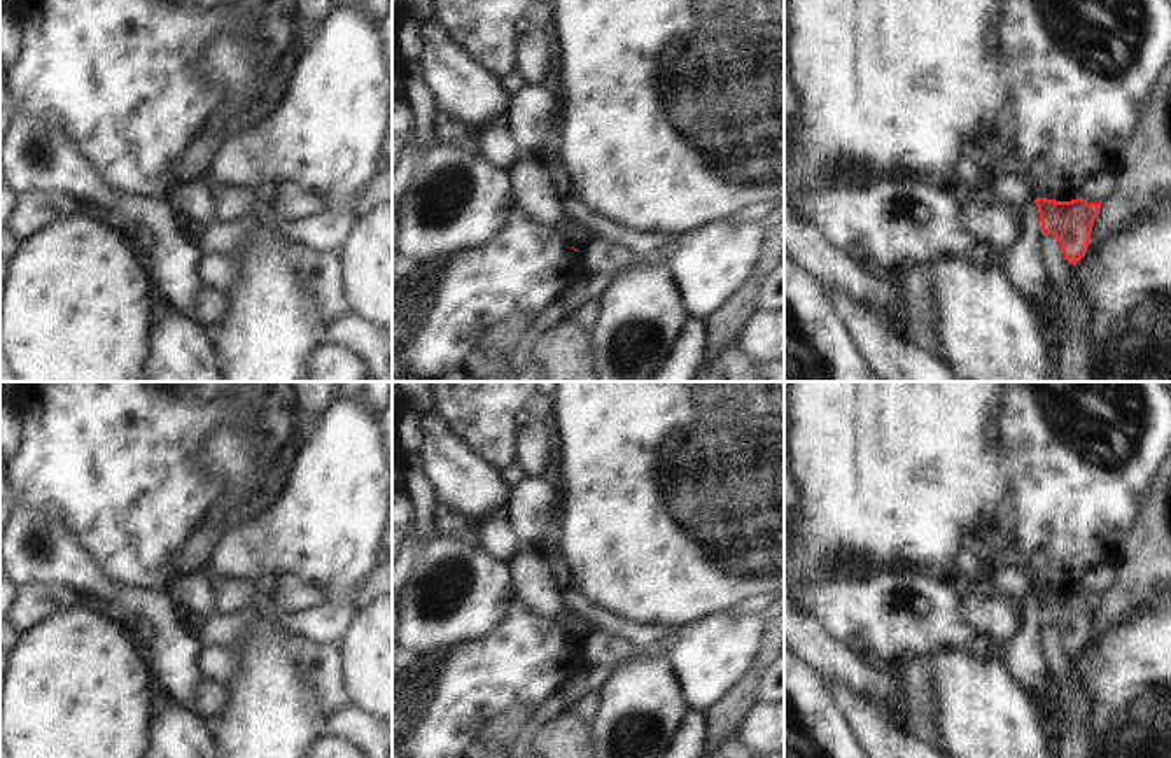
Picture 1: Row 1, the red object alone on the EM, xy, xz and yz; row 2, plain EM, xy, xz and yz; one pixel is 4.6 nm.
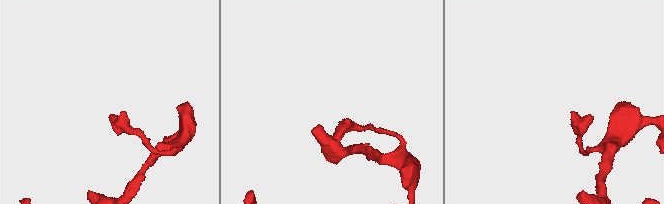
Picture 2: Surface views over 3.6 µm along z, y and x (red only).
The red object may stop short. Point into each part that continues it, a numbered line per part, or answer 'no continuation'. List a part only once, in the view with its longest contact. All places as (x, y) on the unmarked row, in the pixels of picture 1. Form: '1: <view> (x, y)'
no continuation

